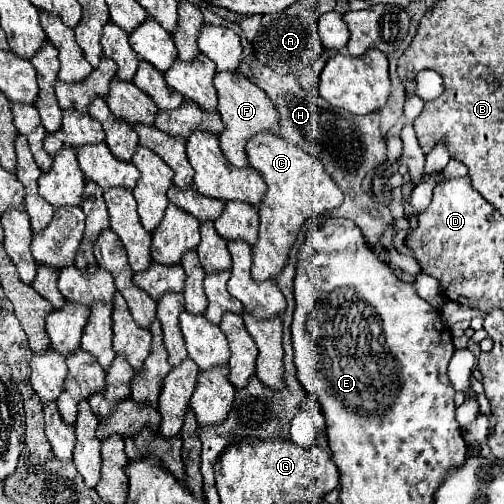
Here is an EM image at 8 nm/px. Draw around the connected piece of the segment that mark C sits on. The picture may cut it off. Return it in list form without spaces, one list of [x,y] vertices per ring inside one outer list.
[[[270,132],[254,134],[250,142],[246,142],[246,156],[248,164],[262,174],[268,186],[258,206],[260,216],[258,242],[252,244],[252,278],[268,280],[276,278],[276,274],[280,274],[280,270],[284,268],[290,246],[294,244],[300,226],[308,218],[316,218],[326,210],[340,206],[342,190],[330,178],[330,174],[326,174],[324,164],[318,158],[312,158],[300,146],[286,142],[276,134]]]

